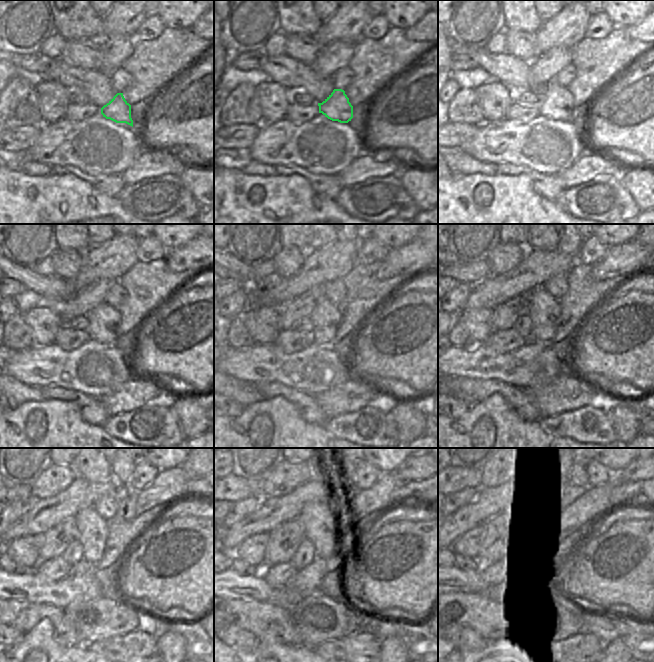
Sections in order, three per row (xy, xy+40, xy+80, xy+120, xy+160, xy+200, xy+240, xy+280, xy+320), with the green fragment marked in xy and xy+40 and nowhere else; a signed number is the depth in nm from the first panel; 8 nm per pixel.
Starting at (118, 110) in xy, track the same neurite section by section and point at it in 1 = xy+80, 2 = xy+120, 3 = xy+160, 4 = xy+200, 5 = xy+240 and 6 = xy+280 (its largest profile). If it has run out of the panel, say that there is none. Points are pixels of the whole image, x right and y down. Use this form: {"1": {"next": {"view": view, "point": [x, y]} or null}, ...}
{"1": {"next": {"view": "xy+80", "point": [555, 102]}}, "2": {"next": {"view": "xy+120", "point": [104, 320]}}, "3": {"next": {"view": "xy+160", "point": [325, 317]}}, "4": {"next": {"view": "xy+200", "point": [545, 310]}}, "5": {"next": {"view": "xy+240", "point": [93, 530]}}, "6": {"next": {"view": "xy+280", "point": [318, 522]}}}

